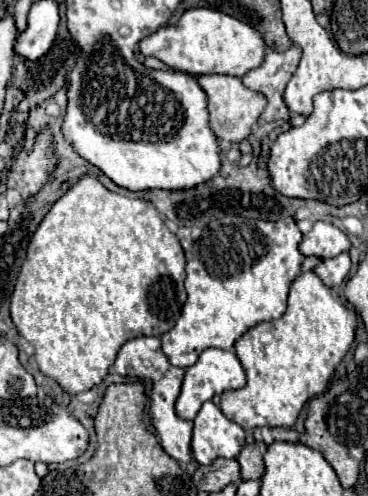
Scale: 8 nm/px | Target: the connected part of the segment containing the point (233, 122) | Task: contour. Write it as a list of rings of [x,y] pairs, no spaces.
[[[208,74],[208,76],[198,76],[196,82],[208,96],[208,110],[210,110],[210,126],[216,132],[220,140],[228,142],[242,142],[250,138],[252,128],[258,124],[260,114],[266,108],[266,96],[262,92],[254,92],[242,84],[240,78],[234,76],[218,76],[218,74]]]

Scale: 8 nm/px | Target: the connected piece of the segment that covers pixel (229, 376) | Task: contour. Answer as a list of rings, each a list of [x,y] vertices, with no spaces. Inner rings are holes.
[[[208,348],[200,354],[200,358],[194,366],[186,368],[182,390],[180,390],[180,396],[176,400],[176,414],[184,420],[194,420],[200,406],[206,400],[212,400],[214,394],[222,394],[222,392],[228,392],[228,390],[238,390],[238,388],[244,388],[244,384],[246,384],[246,374],[244,374],[244,368],[242,368],[236,352],[234,350]]]

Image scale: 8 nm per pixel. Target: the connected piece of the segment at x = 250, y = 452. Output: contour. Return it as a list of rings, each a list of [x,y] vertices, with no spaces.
[[[254,442],[254,444],[246,444],[244,450],[238,456],[240,462],[240,476],[242,480],[260,480],[264,476],[264,452],[268,450],[268,444],[264,442]]]

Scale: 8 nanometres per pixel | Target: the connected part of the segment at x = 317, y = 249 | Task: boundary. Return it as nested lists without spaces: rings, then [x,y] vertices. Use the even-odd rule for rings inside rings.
[[[316,222],[300,244],[300,252],[304,256],[316,256],[320,260],[334,258],[348,250],[350,250],[348,236],[330,222]]]

